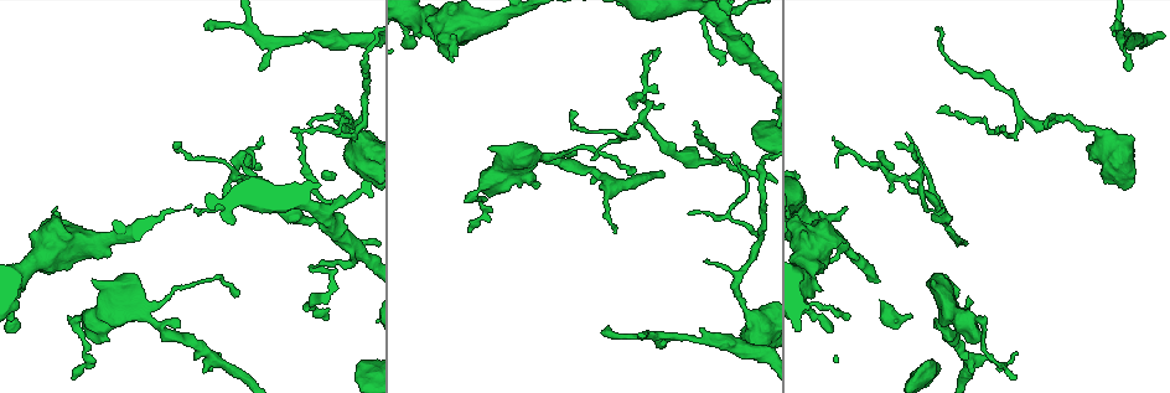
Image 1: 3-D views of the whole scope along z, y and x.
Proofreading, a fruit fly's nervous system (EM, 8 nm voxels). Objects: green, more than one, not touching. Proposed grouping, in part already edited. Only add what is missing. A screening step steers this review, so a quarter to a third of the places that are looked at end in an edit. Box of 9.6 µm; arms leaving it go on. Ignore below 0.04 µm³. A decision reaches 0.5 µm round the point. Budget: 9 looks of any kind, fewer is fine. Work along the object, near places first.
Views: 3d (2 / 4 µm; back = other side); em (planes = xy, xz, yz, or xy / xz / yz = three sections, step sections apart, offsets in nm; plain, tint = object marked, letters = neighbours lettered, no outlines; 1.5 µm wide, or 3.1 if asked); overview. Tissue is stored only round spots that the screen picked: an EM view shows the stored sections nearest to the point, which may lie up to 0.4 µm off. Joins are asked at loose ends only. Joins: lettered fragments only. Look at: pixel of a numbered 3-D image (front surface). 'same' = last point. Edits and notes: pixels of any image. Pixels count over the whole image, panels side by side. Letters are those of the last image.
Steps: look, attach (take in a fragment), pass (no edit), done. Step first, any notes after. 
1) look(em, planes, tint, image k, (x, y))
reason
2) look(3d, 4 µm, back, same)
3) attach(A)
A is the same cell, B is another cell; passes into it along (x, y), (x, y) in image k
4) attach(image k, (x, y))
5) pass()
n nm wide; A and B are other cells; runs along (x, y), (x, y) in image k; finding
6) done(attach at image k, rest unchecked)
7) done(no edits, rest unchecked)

look(em, planes, letters, image 1, (999, 130))
thin end

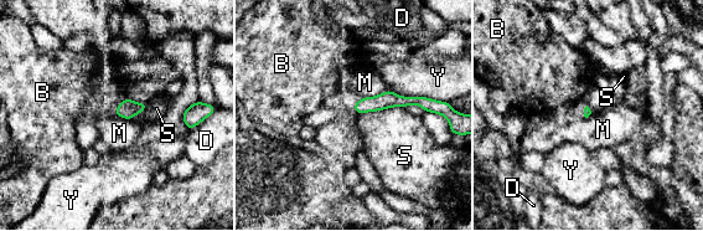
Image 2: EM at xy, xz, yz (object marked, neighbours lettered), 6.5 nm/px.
pass()
Y touches over 340 nm; B, D, M, S and Y are other cells; none of them fits

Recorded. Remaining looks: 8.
look(3d, 2 µm, image 1, (696, 125))
free end

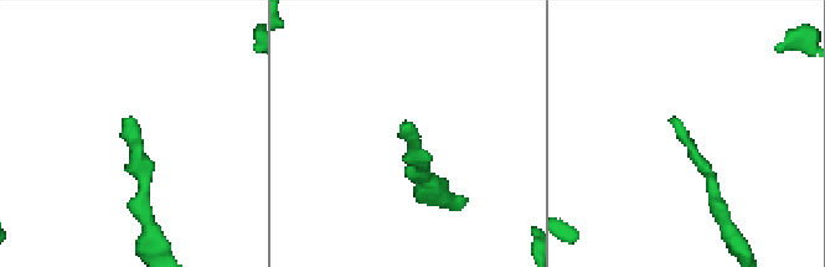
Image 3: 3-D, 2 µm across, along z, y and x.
look(em, xz, step 4, tint, image 3, (404, 125))
shape alone is not enough

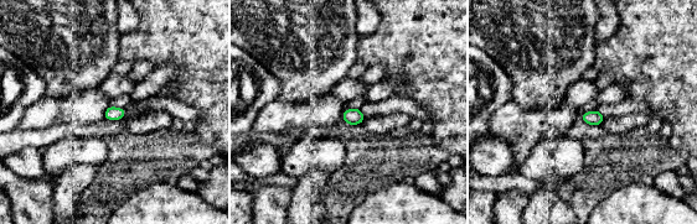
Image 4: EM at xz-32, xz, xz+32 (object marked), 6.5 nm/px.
look(em, planes, letters, same)

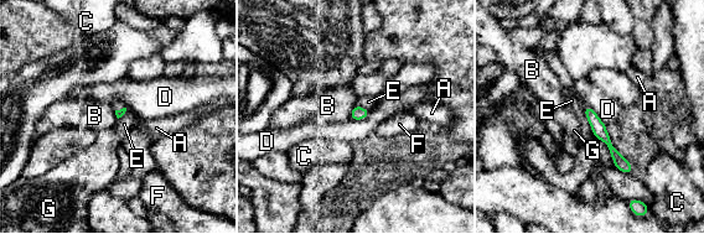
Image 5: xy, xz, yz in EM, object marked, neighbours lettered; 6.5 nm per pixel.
pass()
A, B, C, D, E, F and G are other cells; border along (356, 105), (348, 116) in image 5; none of them fits

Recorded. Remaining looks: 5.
look(em, xy, step 4, tint, image 1, (651, 51))
an open end

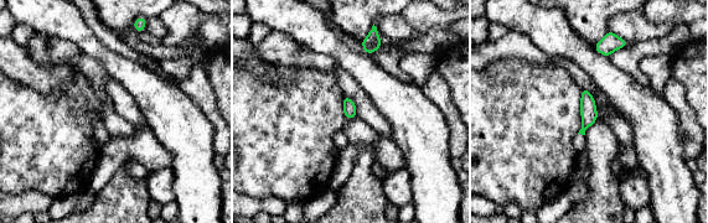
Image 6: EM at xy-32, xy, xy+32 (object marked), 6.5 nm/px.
look(em, planes, letters, same)
another direction

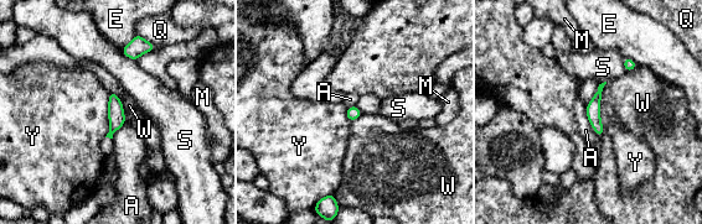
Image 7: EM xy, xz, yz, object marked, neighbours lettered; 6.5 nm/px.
pass()
W touches over 380 nm; A, E, M, Q, S, W and Y are other cells; none of them fits

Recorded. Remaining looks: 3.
look(3d, 2 µm, image 1, (603, 331))
an open end

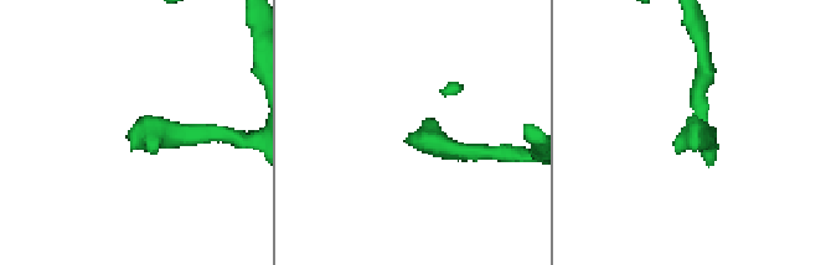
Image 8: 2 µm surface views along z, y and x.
look(em, xy, step 4, tint, image 8, (687, 130))
now the EM

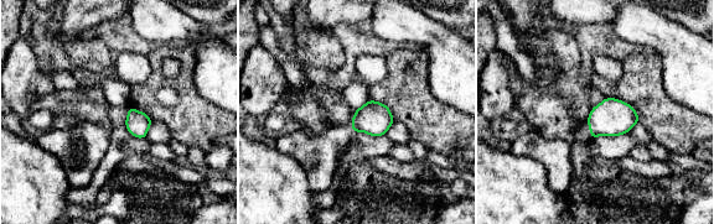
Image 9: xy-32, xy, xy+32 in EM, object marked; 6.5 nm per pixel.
look(em, planes, letters, same)

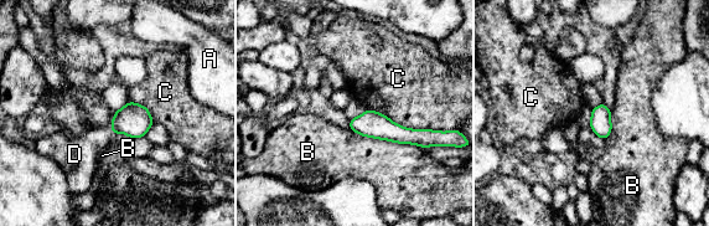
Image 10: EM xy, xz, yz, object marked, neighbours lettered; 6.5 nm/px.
attach(D)
D is the same cell, A, B and C are other cells; it goes on there

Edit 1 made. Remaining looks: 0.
done(attach at image 10, rest unchecked)

